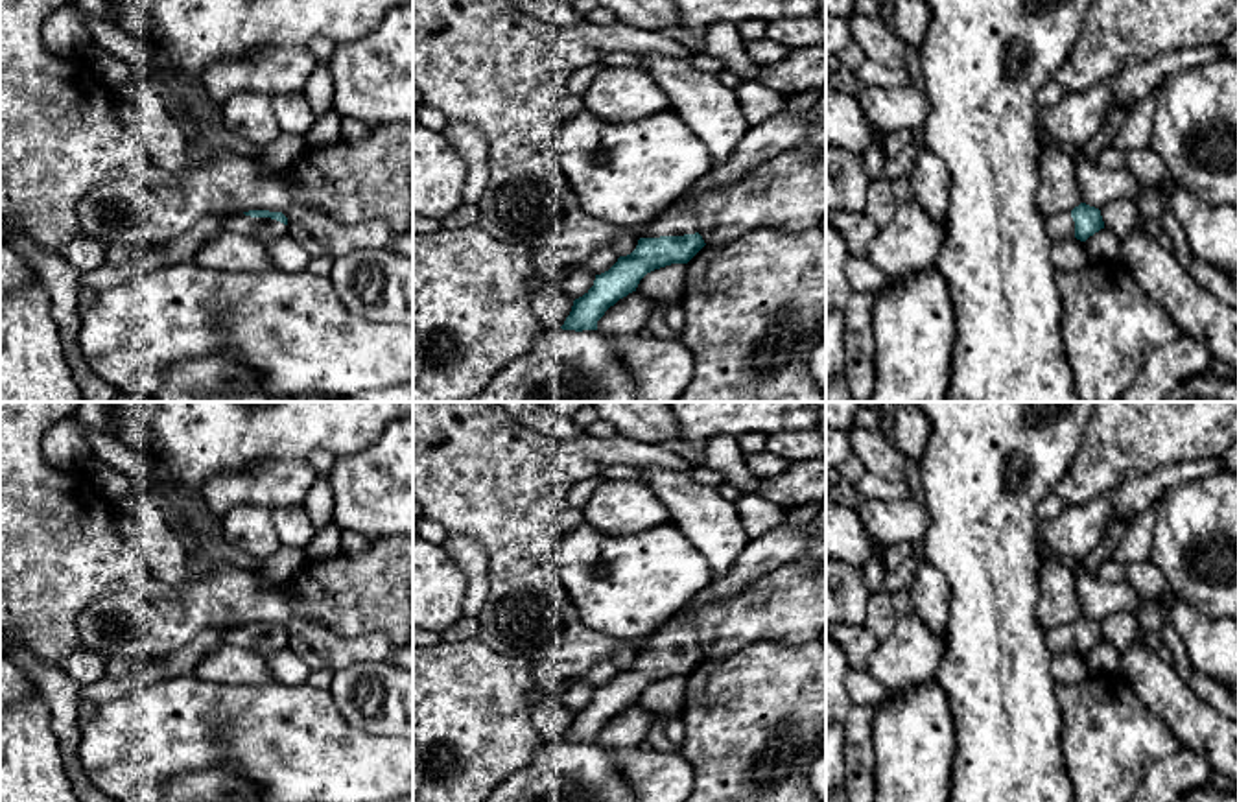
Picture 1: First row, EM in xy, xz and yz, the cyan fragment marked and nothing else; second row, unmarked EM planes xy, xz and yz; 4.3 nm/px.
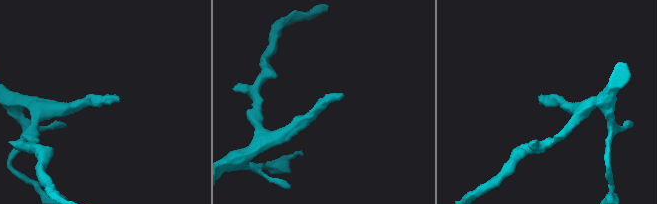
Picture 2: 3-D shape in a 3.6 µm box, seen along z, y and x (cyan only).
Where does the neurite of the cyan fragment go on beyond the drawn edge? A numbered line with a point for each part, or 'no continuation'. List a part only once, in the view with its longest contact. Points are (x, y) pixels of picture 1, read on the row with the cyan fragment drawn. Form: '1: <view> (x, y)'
1: xz (782, 131)

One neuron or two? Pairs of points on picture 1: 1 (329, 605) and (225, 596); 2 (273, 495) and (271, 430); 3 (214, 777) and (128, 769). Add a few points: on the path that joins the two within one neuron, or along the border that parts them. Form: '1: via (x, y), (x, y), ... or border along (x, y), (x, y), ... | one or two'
1: border along (288, 579), (294, 609), (330, 627) | two
2: border along (306, 458), (266, 458), (240, 471), (229, 471) | two
3: border along (220, 762), (179, 769), (164, 782) | two

